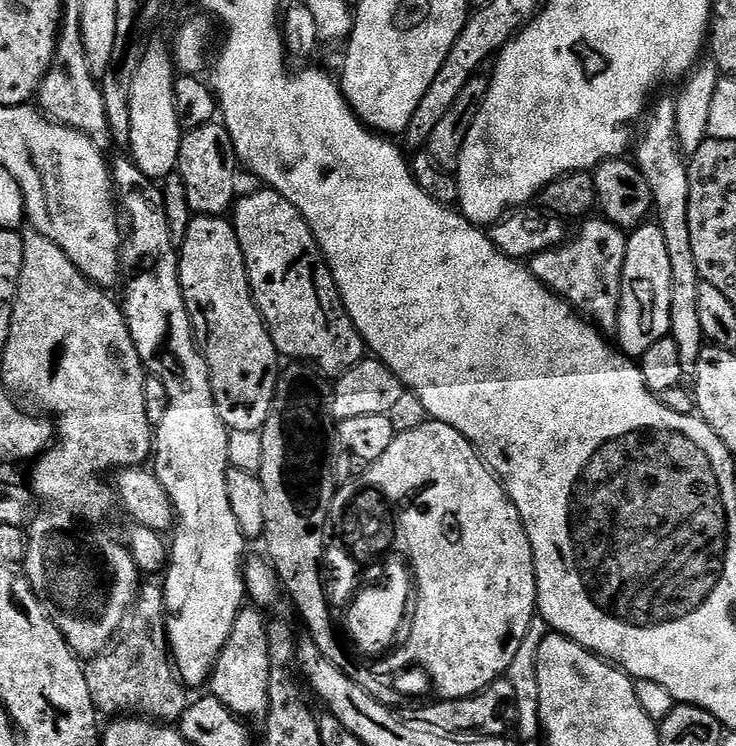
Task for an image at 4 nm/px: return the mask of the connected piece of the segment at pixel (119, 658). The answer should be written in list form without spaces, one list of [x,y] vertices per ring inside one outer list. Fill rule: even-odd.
[[[145,583],[140,591],[136,594],[136,603],[132,606],[132,611],[122,629],[119,633],[118,639],[111,646],[104,649],[99,656],[89,659],[84,669],[86,674],[86,686],[90,686],[90,698],[94,702],[97,713],[108,715],[108,718],[143,718],[145,720],[155,720],[165,726],[172,726],[179,721],[180,715],[188,709],[190,703],[190,692],[187,687],[178,679],[178,673],[172,663],[170,649],[168,647],[168,626],[166,623],[166,613],[164,611],[164,589],[159,583],[148,584]]]

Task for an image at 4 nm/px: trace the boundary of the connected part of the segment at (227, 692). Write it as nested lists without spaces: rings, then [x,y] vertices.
[[[255,606],[240,609],[230,630],[230,638],[222,654],[218,654],[210,681],[211,695],[220,699],[222,706],[238,717],[257,722],[268,715],[268,684],[272,681],[274,667],[272,655],[268,652],[268,624],[264,616],[265,613]]]

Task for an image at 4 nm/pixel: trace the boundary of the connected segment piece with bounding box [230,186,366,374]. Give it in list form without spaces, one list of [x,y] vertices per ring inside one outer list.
[[[267,186],[261,189],[261,192],[252,192],[249,196],[241,195],[230,212],[232,228],[238,234],[238,246],[242,246],[242,258],[246,262],[252,301],[260,311],[281,357],[292,362],[307,362],[324,374],[345,372],[346,369],[353,368],[359,360],[365,359],[364,340],[346,314],[332,272],[325,264],[320,247],[302,214],[298,214],[298,210],[290,206],[290,202],[282,198],[282,194]]]

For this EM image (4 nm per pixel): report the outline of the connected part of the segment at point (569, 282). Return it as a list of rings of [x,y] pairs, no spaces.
[[[607,218],[592,219],[585,219],[579,225],[581,228],[576,236],[569,235],[563,244],[531,257],[530,267],[538,282],[546,285],[554,295],[561,296],[601,333],[612,334],[616,331],[620,313],[622,270],[626,262],[628,236],[625,229],[612,224]]]

